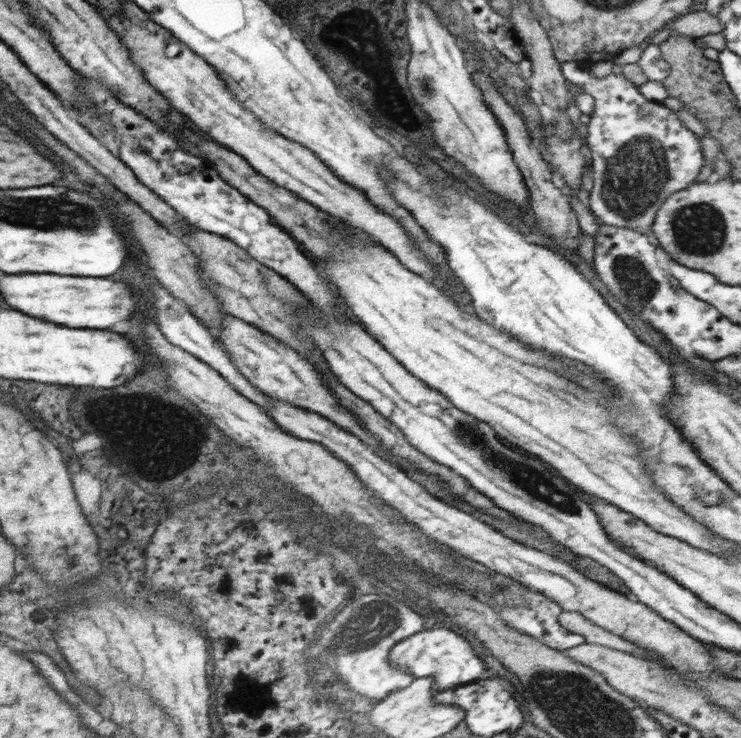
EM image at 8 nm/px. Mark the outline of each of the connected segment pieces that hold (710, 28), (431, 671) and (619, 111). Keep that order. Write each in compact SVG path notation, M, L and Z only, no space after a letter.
M692 10L682 17L672 21L666 28L675 30L678 34L688 36L692 40L706 34L718 34L723 29L722 22L716 16L710 16L705 10Z
M427 627L400 640L390 649L389 660L397 664L397 668L409 672L414 678L432 677L435 684L433 688L438 692L486 677L484 663L474 653L470 643L446 627L432 630Z
M573 61L562 62L561 71L568 83L581 86L583 92L590 93L595 100L591 120L587 124L587 145L592 151L590 176L594 183L589 199L590 210L604 224L641 233L642 228L653 225L657 209L665 197L684 190L696 181L704 165L701 139L682 125L673 109L642 96L639 86L630 83L622 73L610 73L597 79L589 68L581 68L581 64Z

